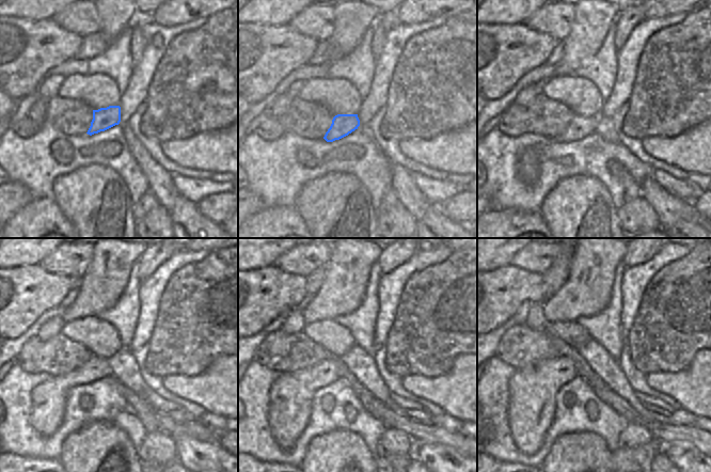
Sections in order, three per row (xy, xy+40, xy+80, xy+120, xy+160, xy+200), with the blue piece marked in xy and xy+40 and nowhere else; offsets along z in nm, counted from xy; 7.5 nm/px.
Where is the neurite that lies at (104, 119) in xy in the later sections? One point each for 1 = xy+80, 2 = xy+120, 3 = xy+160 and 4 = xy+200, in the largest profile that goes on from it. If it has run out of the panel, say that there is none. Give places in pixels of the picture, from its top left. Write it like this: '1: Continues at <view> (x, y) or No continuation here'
1: Continues at xy+80 (580, 127)
2: Continues at xy+120 (48, 399)
3: Continues at xy+160 (291, 394)
4: Continues at xy+200 (533, 390)

